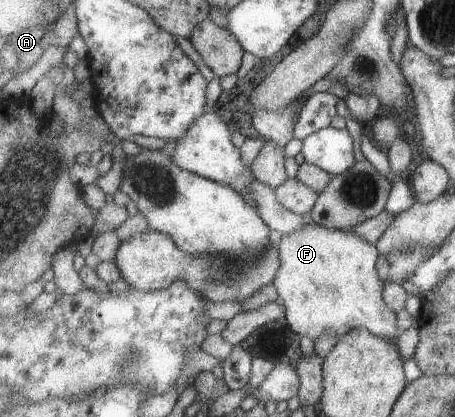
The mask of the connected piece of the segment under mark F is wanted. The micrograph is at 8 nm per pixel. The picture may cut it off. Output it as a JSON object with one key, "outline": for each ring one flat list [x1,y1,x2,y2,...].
{"outline":[[309,221,299,231,282,235,278,245,281,269,273,284,286,309,291,329,311,340,335,333,339,338,359,327,394,341,400,335,397,313,383,297,386,283,377,271,379,248,355,231,343,231]]}

